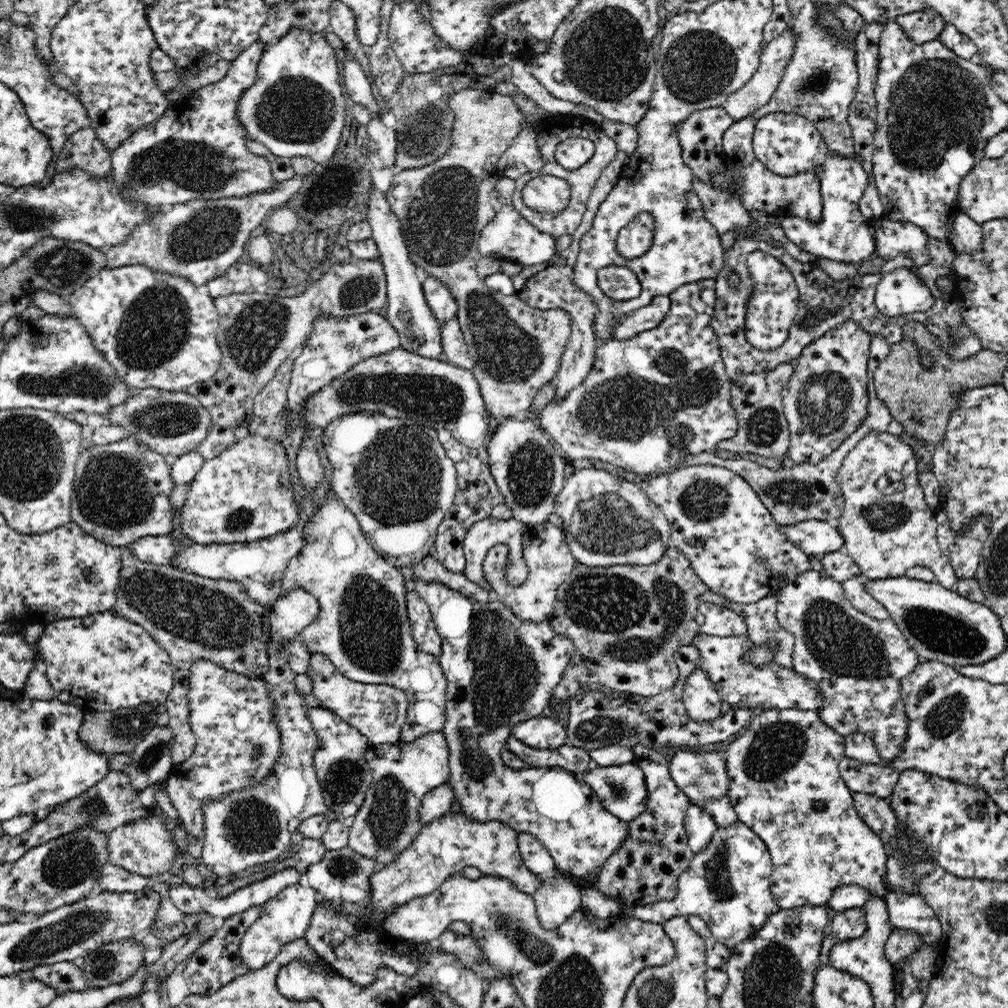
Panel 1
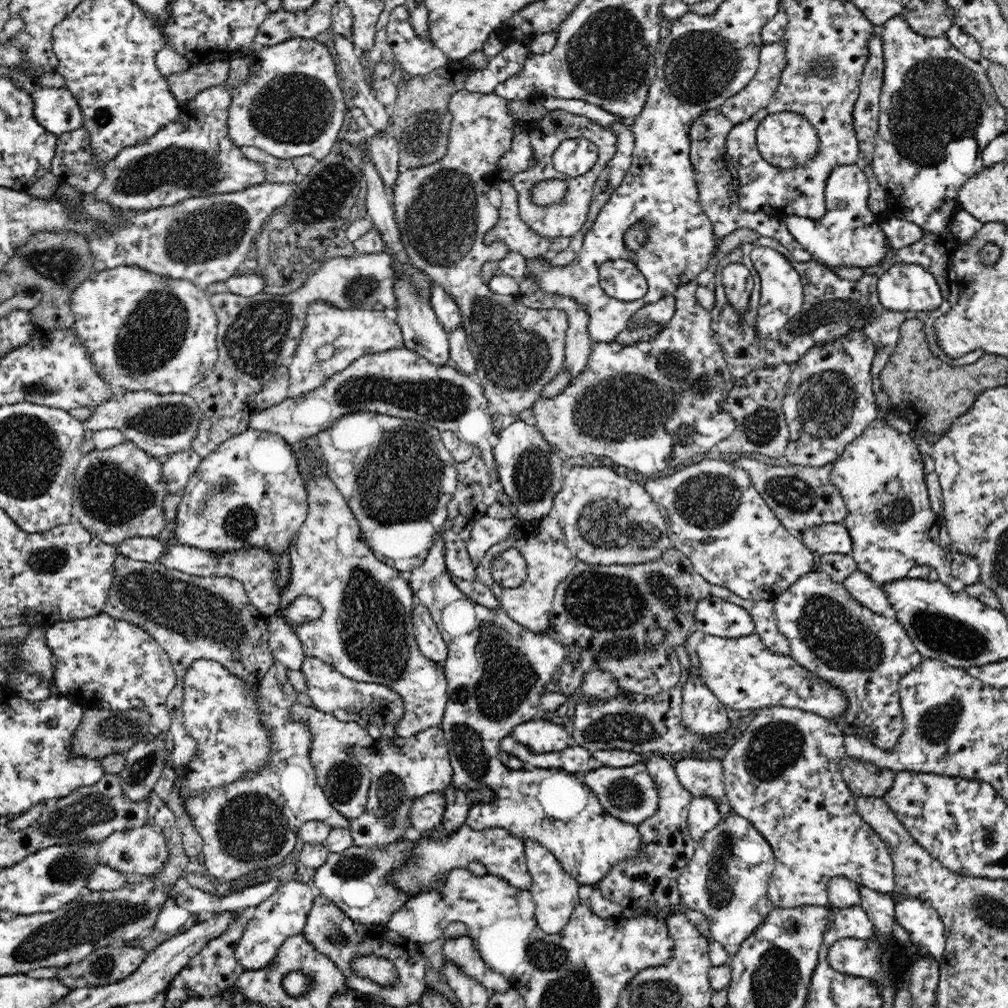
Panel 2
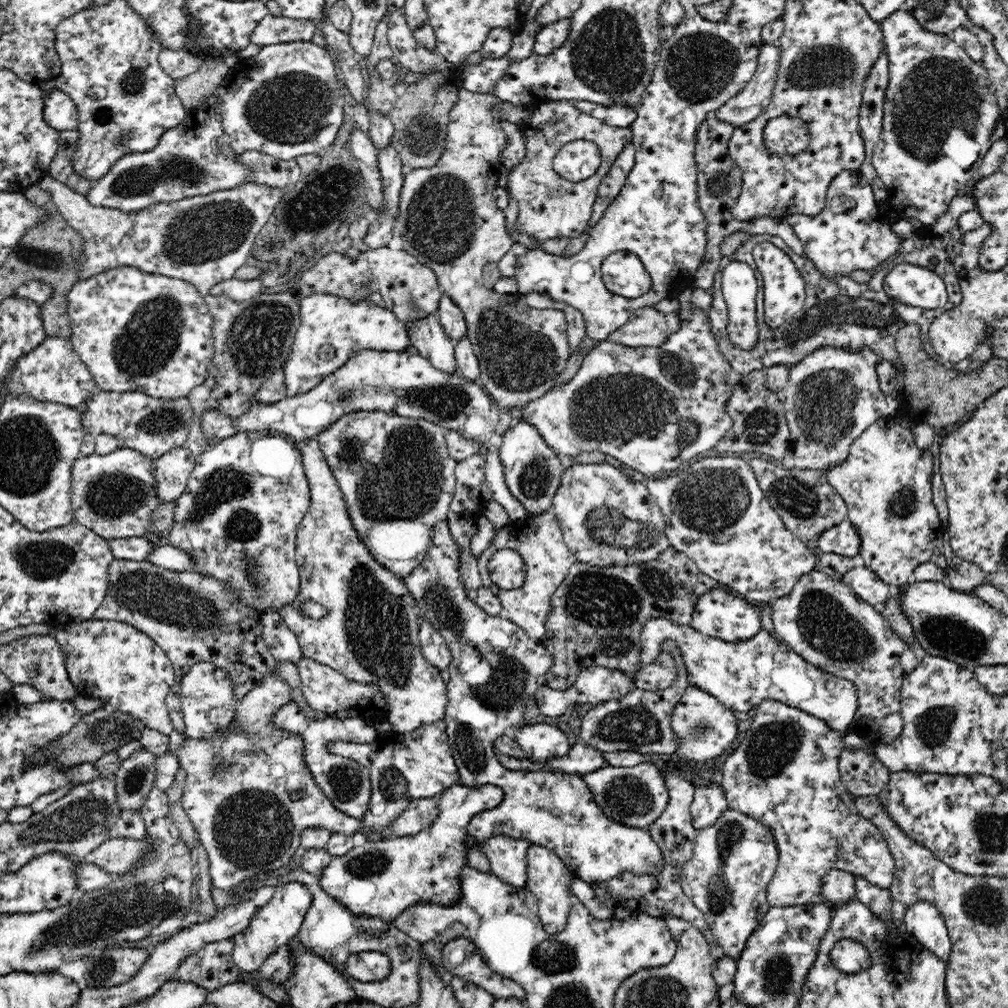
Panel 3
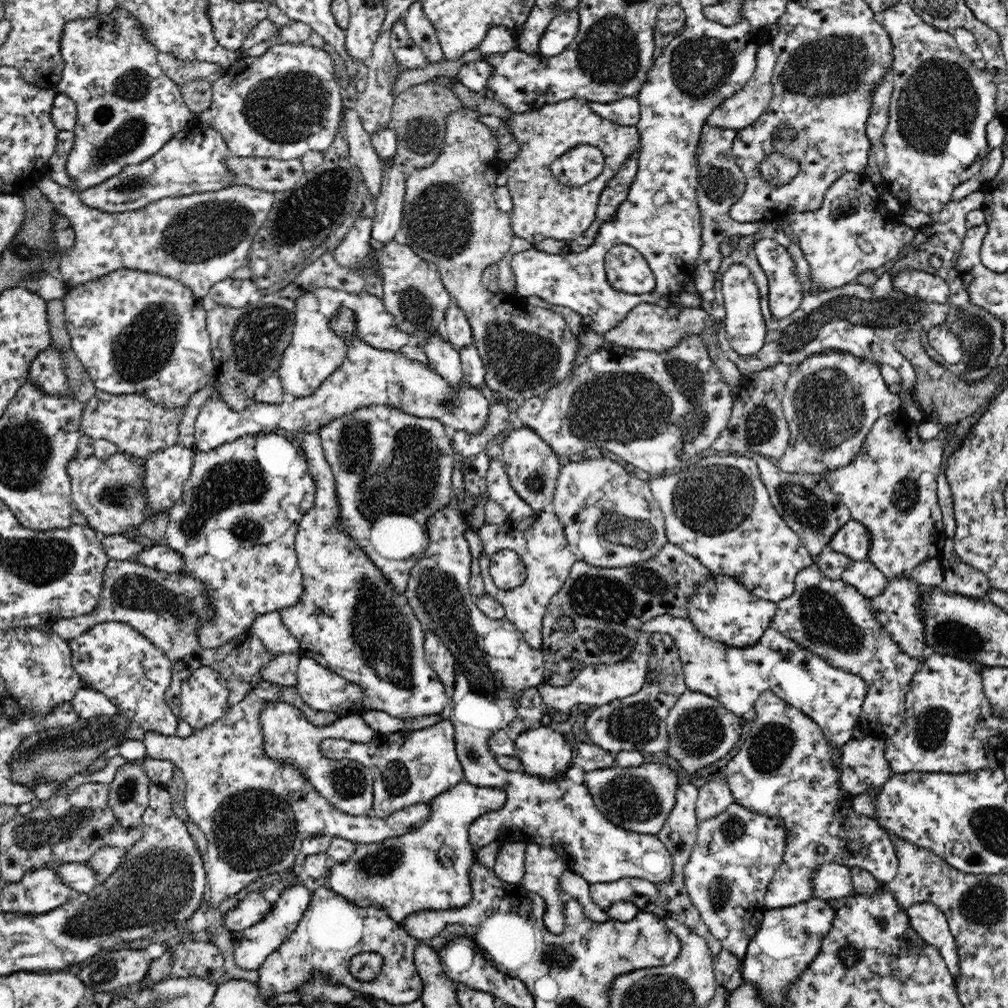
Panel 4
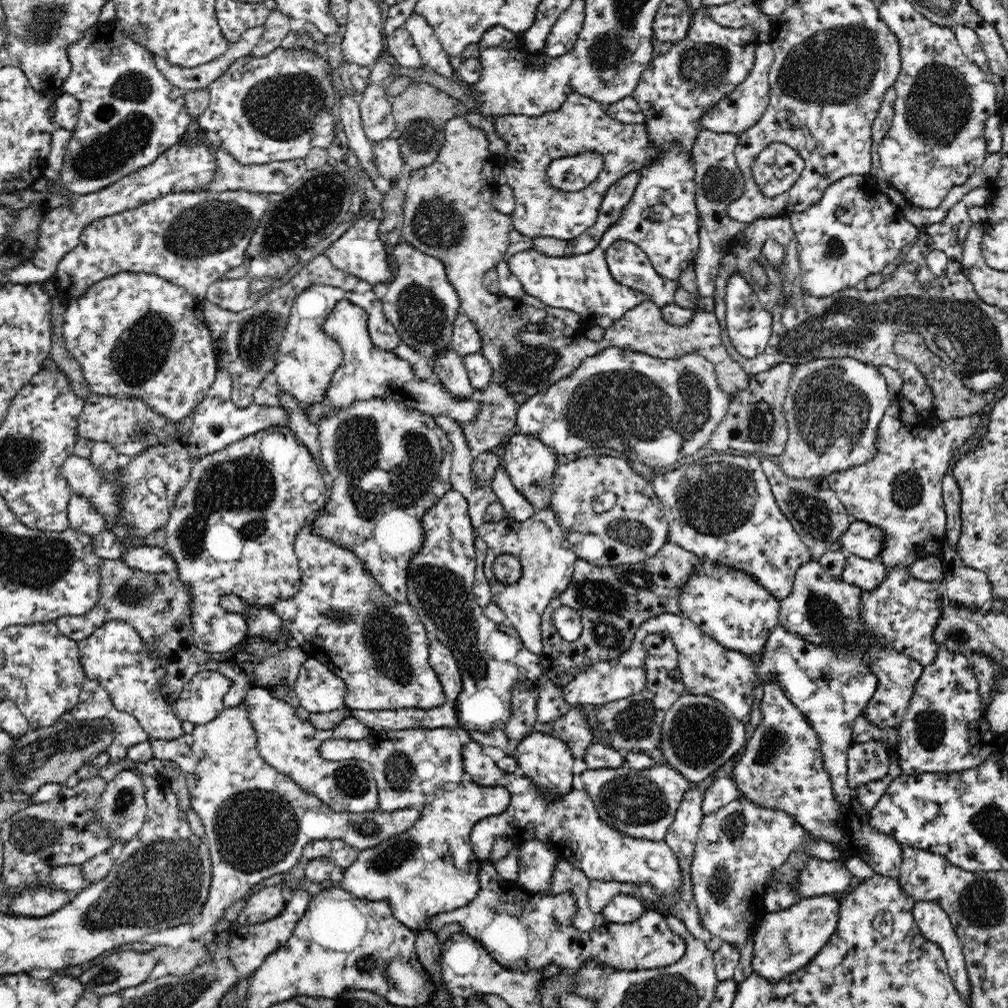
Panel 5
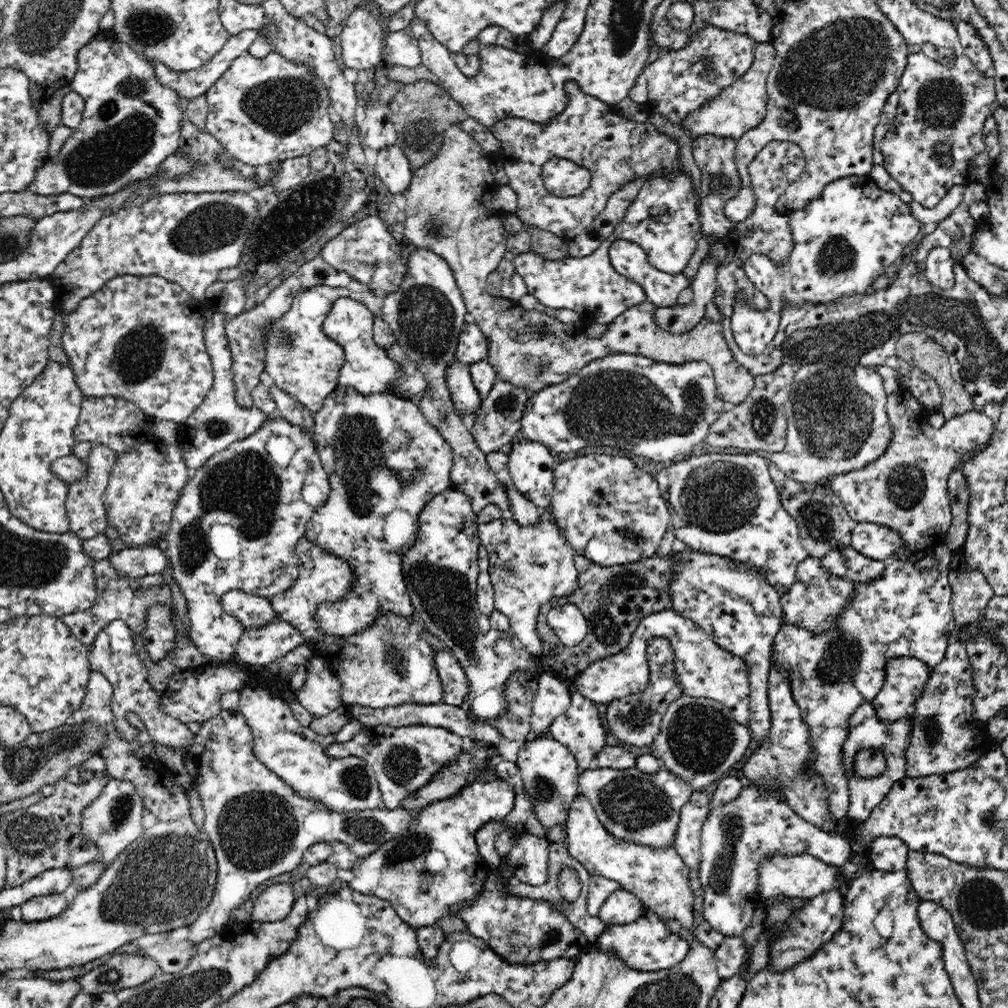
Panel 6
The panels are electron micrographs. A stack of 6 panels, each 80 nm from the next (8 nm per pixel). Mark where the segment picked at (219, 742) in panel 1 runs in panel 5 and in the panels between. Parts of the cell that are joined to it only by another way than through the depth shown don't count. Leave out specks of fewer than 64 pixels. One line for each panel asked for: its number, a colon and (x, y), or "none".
2: (219, 709)
3: (208, 703)
4: (204, 694)
5: (201, 699)

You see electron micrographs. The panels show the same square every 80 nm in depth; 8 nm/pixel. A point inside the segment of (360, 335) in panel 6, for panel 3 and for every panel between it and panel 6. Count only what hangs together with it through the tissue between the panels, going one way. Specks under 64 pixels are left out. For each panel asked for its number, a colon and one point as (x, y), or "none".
3: (405, 383)
4: (368, 376)
5: (367, 372)

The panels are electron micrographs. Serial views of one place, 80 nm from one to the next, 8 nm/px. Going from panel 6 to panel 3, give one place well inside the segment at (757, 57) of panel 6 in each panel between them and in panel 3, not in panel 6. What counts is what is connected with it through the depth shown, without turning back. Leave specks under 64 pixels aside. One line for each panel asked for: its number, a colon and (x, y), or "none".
3: (741, 109)
4: (747, 105)
5: (736, 113)

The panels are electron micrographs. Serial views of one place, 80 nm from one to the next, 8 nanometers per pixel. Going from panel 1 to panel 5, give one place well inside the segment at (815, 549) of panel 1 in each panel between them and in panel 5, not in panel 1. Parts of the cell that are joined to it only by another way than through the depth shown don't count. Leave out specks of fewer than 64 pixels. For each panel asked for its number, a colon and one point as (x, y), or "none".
2: (831, 538)
3: (843, 539)
4: (852, 539)
5: (862, 539)

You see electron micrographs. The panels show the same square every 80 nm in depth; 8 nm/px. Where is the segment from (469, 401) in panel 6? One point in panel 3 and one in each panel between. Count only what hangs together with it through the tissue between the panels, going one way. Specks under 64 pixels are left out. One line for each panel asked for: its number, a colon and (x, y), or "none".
3: (429, 338)
4: (444, 358)
5: (449, 366)

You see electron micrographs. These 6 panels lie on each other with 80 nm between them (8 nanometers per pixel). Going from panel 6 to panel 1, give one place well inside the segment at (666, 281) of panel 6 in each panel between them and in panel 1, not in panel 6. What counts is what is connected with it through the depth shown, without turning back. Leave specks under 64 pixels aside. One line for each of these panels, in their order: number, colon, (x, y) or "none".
1: (619, 282)
2: (621, 279)
3: (623, 274)
4: (627, 270)
5: (629, 265)

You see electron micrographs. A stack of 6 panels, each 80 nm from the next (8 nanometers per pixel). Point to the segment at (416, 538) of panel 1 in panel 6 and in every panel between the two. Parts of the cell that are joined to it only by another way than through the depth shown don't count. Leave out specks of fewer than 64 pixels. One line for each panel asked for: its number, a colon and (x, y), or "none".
2: (396, 475)
3: (397, 478)
4: (392, 471)
5: (389, 464)
6: (370, 519)

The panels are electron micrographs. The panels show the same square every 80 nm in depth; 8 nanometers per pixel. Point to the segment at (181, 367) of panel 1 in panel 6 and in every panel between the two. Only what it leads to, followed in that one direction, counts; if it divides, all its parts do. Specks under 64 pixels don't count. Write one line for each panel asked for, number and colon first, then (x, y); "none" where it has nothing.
2: (144, 332)
3: (135, 331)
4: (135, 332)
5: (138, 335)
6: (141, 338)

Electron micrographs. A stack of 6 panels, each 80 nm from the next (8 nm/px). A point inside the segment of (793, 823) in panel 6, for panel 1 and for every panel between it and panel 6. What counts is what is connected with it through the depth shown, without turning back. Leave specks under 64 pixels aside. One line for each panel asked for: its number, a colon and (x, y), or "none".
1: (727, 885)
2: (727, 880)
3: (733, 861)
4: (737, 853)
5: (738, 848)

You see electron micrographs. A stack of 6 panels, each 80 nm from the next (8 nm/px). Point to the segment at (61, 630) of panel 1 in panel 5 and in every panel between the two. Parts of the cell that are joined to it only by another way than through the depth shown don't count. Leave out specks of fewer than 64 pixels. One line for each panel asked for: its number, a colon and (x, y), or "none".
2: (102, 662)
3: (110, 660)
4: (113, 658)
5: (114, 654)

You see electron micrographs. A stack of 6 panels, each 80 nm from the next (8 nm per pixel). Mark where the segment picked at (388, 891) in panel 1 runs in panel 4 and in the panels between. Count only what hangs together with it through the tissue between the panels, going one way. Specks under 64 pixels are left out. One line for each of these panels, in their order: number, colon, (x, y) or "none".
2: (502, 853)
3: (508, 857)
4: (509, 866)

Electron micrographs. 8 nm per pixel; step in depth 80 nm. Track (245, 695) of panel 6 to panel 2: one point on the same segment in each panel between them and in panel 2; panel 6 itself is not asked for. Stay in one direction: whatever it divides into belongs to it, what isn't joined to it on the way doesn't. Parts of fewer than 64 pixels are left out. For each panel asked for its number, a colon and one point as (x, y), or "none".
2: (346, 783)
3: (346, 783)
4: (289, 737)
5: (290, 745)

